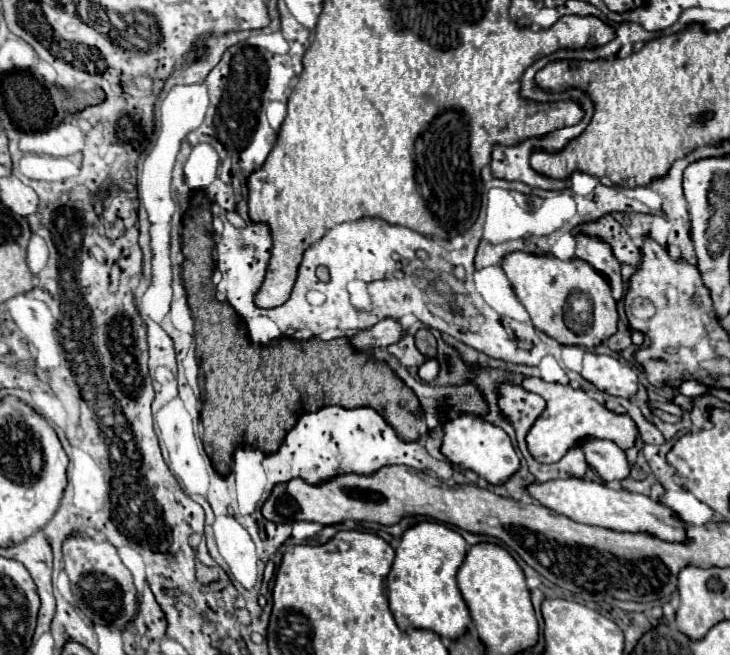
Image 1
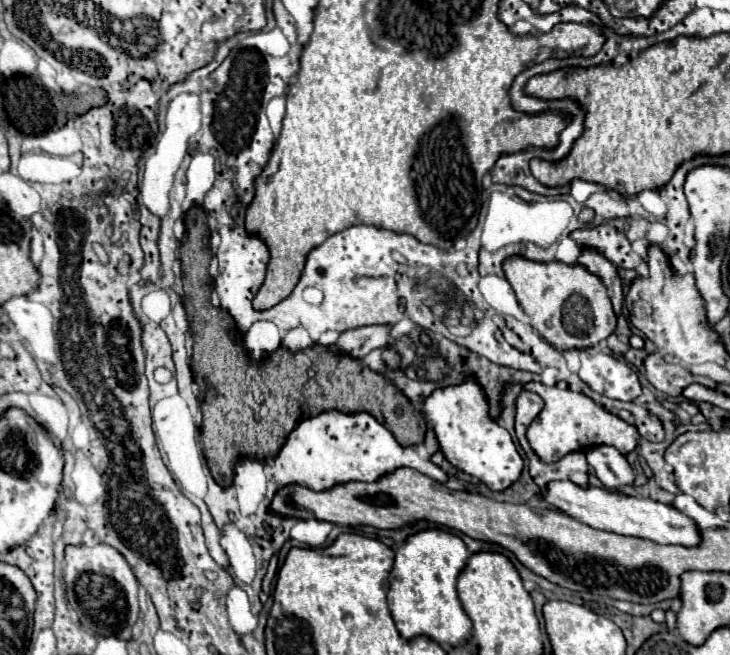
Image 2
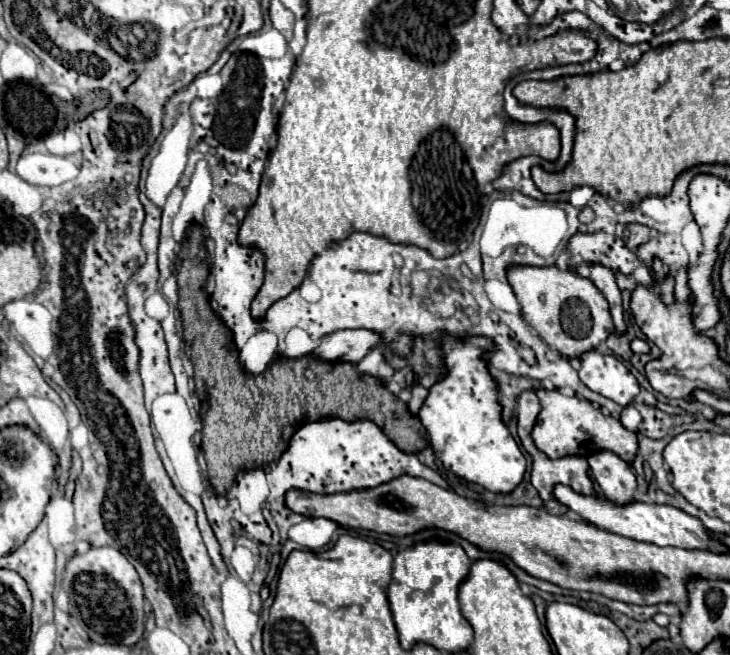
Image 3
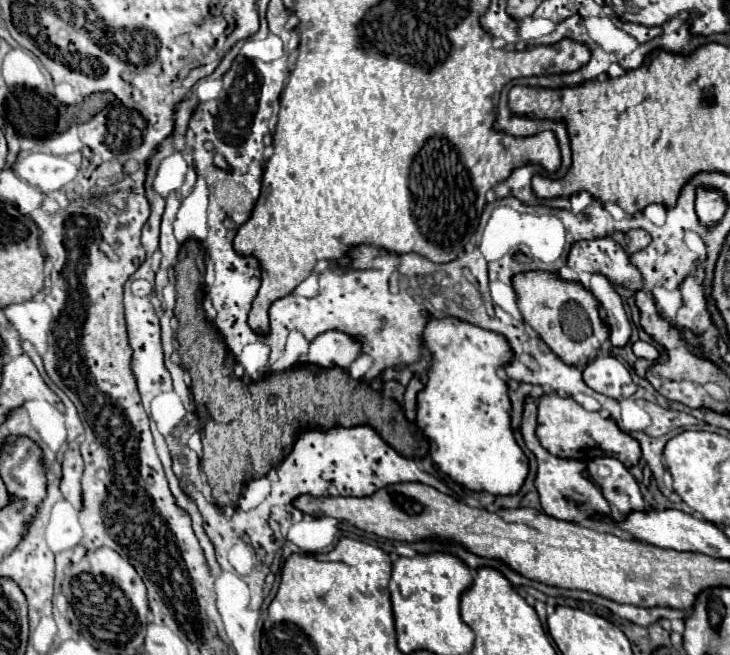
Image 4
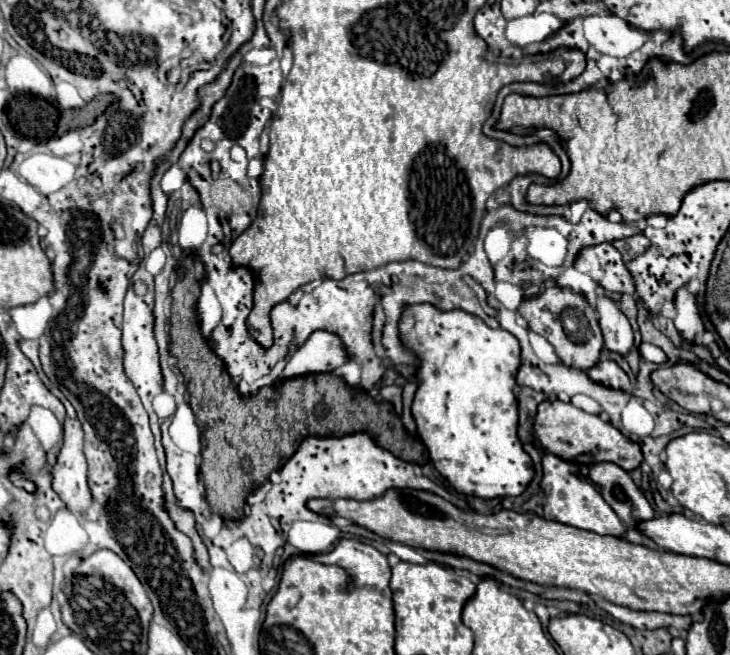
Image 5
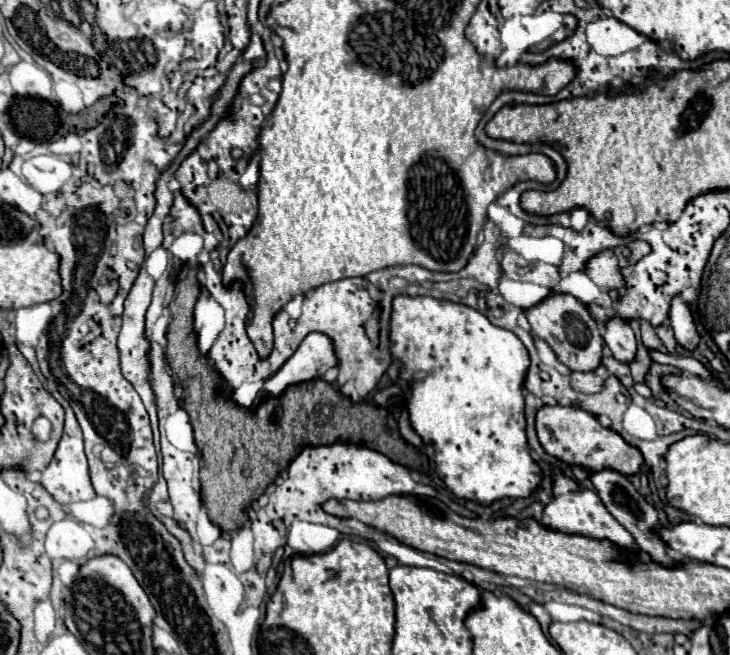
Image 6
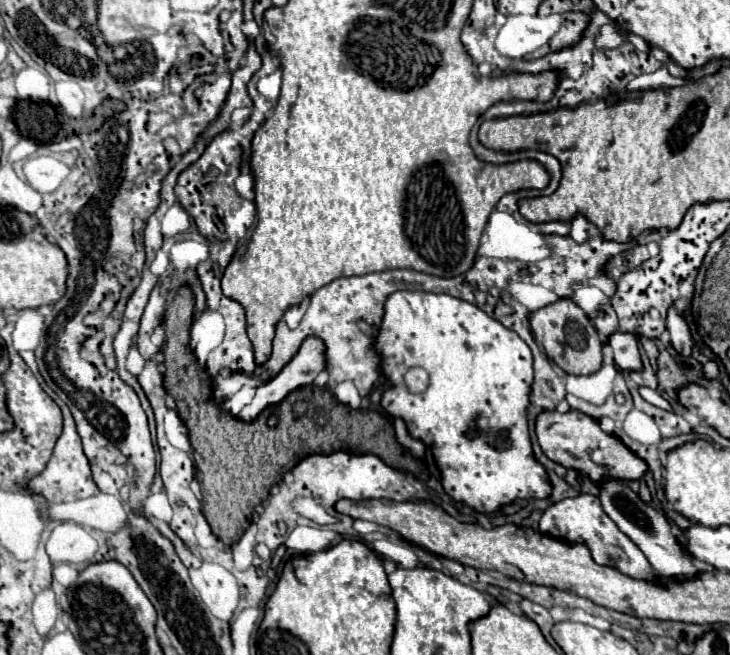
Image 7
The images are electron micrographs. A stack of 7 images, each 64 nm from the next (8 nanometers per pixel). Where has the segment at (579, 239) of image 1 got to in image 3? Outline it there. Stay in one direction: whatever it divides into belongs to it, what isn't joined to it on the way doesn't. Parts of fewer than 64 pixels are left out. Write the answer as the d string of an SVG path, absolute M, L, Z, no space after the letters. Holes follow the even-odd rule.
M592 264L590 266L590 278L610 304L610 314L614 318L616 334L626 332L626 324L622 318L622 294L620 294L620 288L616 284L616 274L602 264Z

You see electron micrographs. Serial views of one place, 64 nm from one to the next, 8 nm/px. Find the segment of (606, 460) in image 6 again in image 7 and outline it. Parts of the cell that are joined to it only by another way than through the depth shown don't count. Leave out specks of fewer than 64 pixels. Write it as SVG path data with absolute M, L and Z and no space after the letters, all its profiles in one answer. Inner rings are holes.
M556 410L540 412L540 416L536 418L536 436L538 436L542 452L550 460L554 460L566 468L584 472L596 484L604 476L612 476L618 480L638 480L648 470L646 462L640 456L636 456L630 448L626 448L618 436L604 432L594 418L590 418L588 414L578 412L578 410L570 410L564 414L560 414Z

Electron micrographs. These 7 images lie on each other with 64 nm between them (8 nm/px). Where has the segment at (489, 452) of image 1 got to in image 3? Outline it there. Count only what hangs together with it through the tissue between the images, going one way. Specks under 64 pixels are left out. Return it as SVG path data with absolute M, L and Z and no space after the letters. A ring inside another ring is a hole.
M476 336L466 342L442 338L448 376L430 388L418 416L446 470L452 470L460 478L476 482L490 492L506 494L520 484L526 472L526 458L500 418L496 384L488 374L486 364L480 360L480 354L484 354L488 344L486 338Z

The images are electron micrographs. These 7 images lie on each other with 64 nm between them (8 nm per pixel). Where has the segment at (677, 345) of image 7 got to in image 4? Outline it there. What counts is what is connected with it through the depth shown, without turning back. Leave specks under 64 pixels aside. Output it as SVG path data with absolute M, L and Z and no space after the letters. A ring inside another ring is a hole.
M688 276L688 280L682 282L682 294L684 304L678 310L676 322L694 334L704 334L712 326L712 316L708 312L708 300L702 282L698 282L696 276Z

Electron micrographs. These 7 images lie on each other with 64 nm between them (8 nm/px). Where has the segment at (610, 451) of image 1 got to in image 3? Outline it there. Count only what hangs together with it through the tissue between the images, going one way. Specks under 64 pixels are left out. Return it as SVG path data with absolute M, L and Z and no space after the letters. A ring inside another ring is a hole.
M596 452L588 456L592 476L600 484L600 492L618 504L634 500L636 476L628 462L620 460L614 452Z

